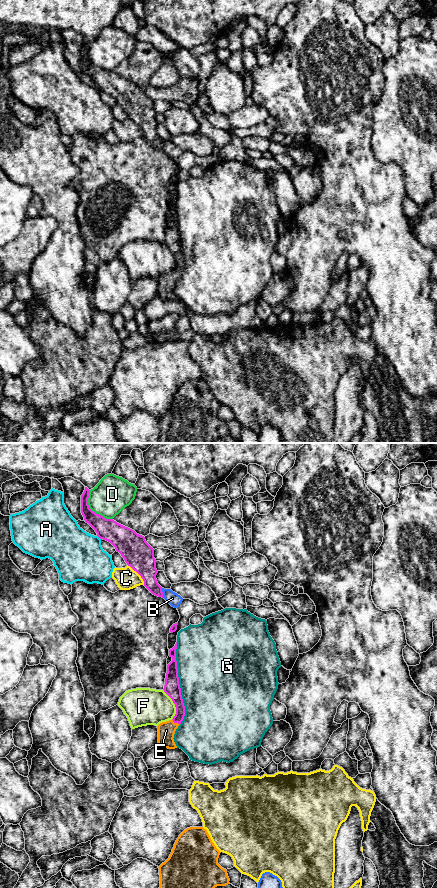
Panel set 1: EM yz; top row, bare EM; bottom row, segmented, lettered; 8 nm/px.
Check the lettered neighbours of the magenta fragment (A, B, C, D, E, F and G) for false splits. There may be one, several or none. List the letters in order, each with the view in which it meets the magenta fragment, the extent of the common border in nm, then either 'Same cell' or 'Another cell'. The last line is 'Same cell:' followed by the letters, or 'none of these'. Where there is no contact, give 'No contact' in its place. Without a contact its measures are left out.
A: Touches magenta in yz. Shared border 50 nm. Another cell
B: Touches magenta in yz. Shared border 80 nm. Another cell
C: Touches magenta in yz. Shared border 220 nm. Another cell
D: Touches magenta in yz. Shared border 300 nm. Another cell
E: Touches magenta in yz. Shared border 80 nm. Same cell
F: Touches magenta in yz. Shared border 260 nm. Another cell
G: Touches magenta in yz. Shared border 650 nm. Another cell
Same cell: E

